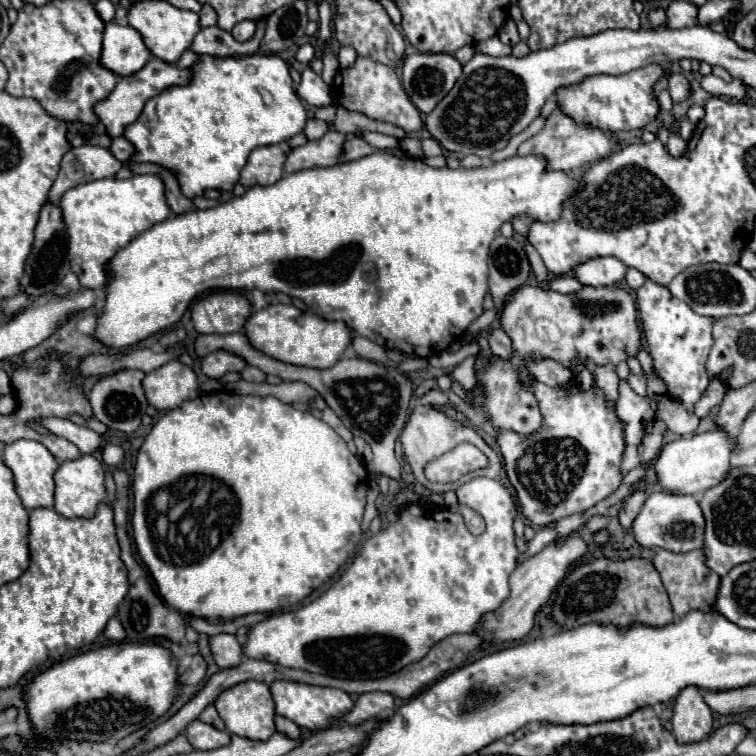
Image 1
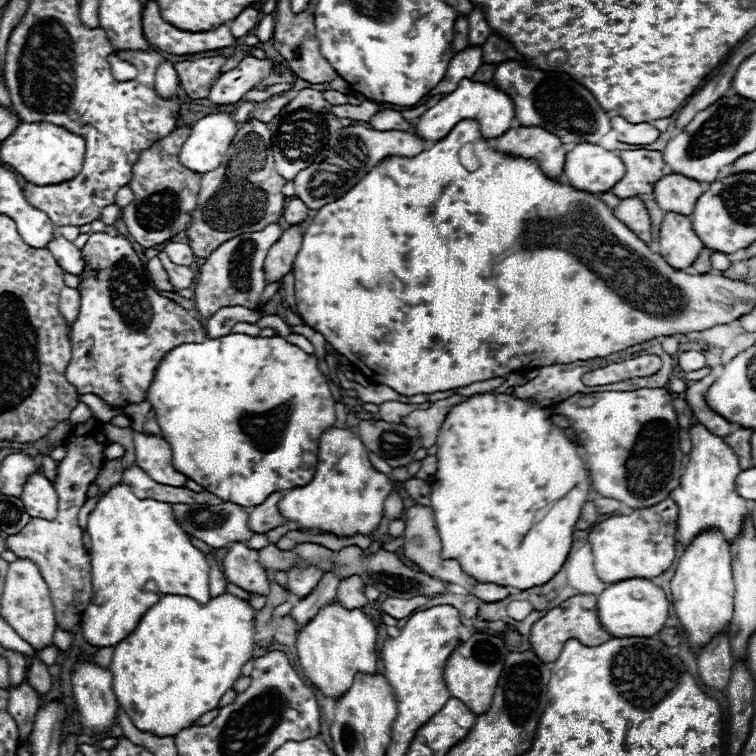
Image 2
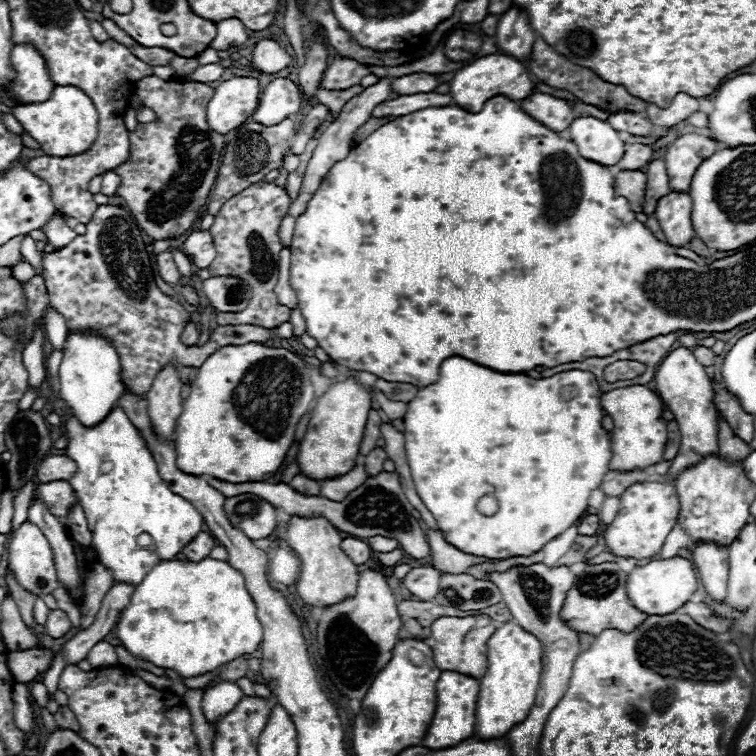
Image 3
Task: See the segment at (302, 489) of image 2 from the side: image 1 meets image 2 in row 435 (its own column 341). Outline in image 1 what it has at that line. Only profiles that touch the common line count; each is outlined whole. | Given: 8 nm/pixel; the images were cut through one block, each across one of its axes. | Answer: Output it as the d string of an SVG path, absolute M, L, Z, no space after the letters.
M270 304L258 312L252 312L244 324L244 330L250 344L266 356L308 368L334 366L352 340L352 332L342 322L322 320L314 312L300 312L292 304Z

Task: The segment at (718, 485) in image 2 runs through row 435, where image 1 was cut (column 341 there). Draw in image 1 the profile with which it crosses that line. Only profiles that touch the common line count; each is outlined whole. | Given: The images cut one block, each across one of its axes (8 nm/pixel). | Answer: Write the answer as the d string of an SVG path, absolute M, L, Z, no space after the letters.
M276 680L270 684L270 692L276 704L276 714L292 720L294 724L302 726L304 730L322 730L330 726L332 718L338 718L340 714L348 712L352 708L352 698L338 688L326 688L326 686L310 686L300 682L288 682L288 680Z

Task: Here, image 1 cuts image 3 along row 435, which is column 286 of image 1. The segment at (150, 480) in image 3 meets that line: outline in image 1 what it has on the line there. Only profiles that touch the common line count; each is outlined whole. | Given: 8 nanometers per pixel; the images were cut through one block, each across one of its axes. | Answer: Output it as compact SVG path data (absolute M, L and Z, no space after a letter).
M200 54L192 66L188 84L170 86L152 96L140 114L140 118L124 130L124 136L134 144L130 164L152 162L160 164L176 174L180 190L188 198L202 196L204 190L232 190L240 178L240 170L246 166L248 154L256 146L278 144L306 126L306 110L294 92L294 82L288 64L276 54L254 54L246 58L216 58Z

